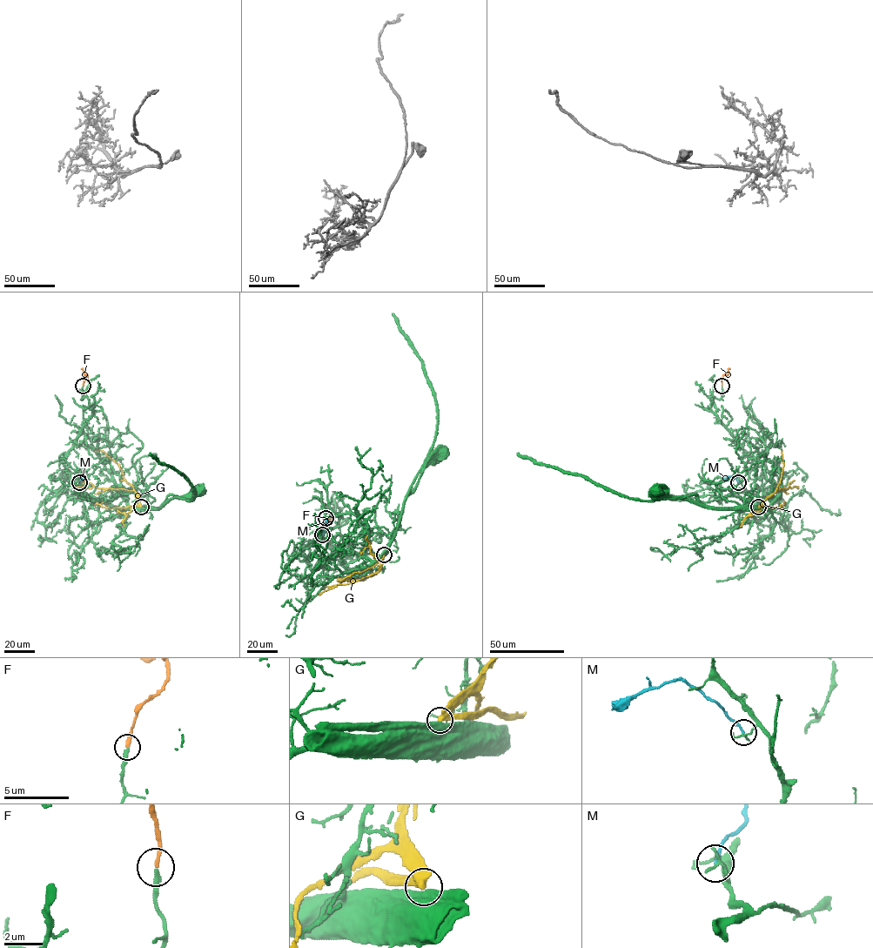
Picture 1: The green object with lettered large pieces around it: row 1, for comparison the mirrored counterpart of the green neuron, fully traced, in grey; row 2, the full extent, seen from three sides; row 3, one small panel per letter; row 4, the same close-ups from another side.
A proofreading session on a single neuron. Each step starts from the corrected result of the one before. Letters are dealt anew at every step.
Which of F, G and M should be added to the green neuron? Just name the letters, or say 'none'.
F

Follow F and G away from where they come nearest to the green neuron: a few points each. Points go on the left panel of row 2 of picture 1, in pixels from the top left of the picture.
F: (83, 386), (87, 376), (81, 369)
G: (141, 507), (138, 495), (133, 490), (93, 487), (75, 488)

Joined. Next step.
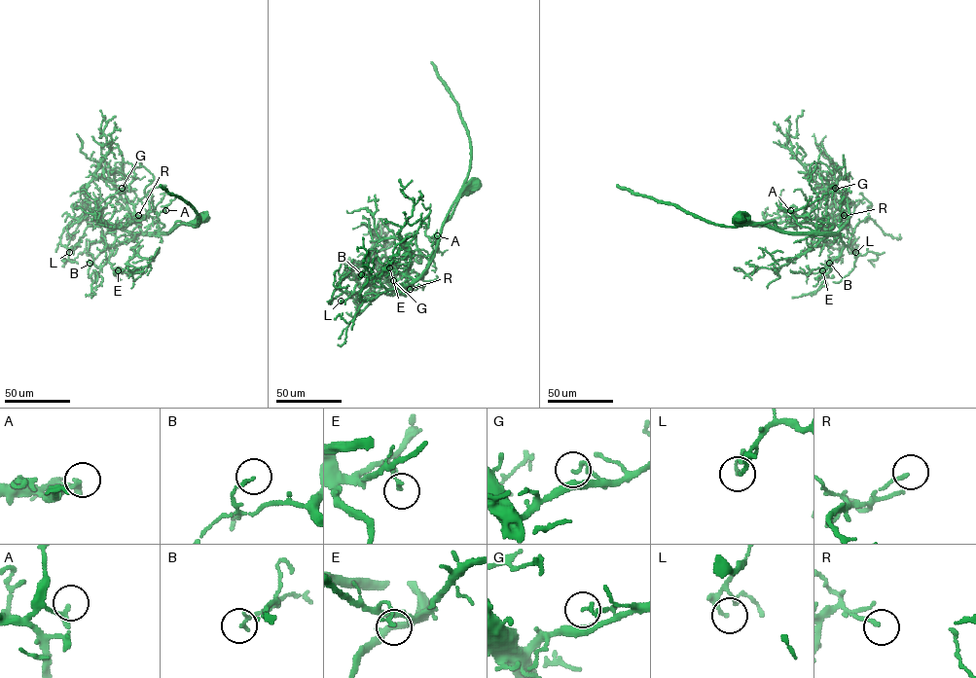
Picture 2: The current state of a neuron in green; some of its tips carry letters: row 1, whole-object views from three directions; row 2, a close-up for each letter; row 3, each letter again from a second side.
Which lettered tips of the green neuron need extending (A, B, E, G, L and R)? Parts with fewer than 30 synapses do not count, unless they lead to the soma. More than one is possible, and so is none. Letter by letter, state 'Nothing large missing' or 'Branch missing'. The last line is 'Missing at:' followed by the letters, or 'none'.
A: Nothing large missing
B: Nothing large missing
E: Nothing large missing
G: Nothing large missing
L: Nothing large missing
R: Nothing large missing
Missing at: none

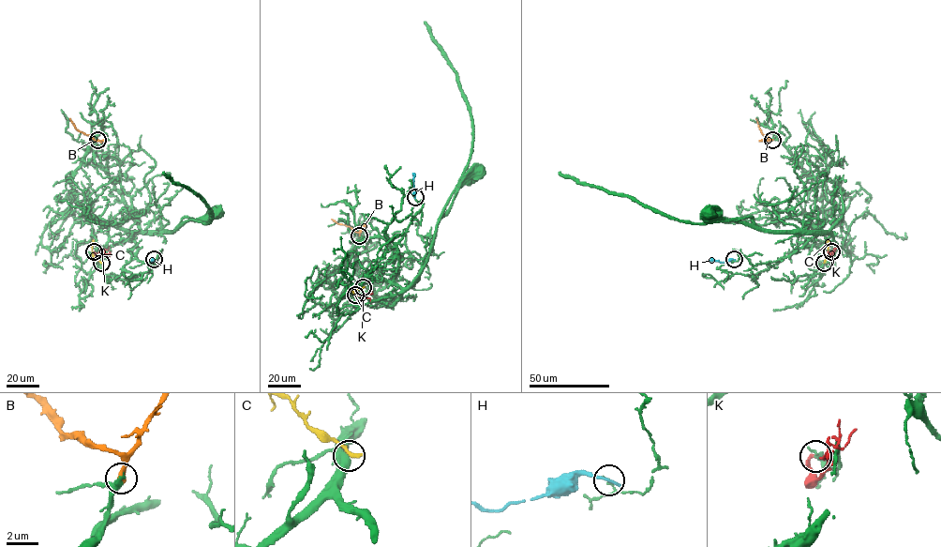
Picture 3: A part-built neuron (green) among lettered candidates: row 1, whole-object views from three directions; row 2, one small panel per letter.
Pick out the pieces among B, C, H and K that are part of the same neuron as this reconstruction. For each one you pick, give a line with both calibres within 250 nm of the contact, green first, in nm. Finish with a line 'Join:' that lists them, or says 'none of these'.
B: calibres 320 and 500 nm
Join: B

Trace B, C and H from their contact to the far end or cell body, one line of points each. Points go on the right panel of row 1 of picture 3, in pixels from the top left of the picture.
B: (772, 140), (763, 134), (756, 118)
C: (824, 263), (828, 253), (828, 239)
H: (734, 260), (722, 263), (710, 260)

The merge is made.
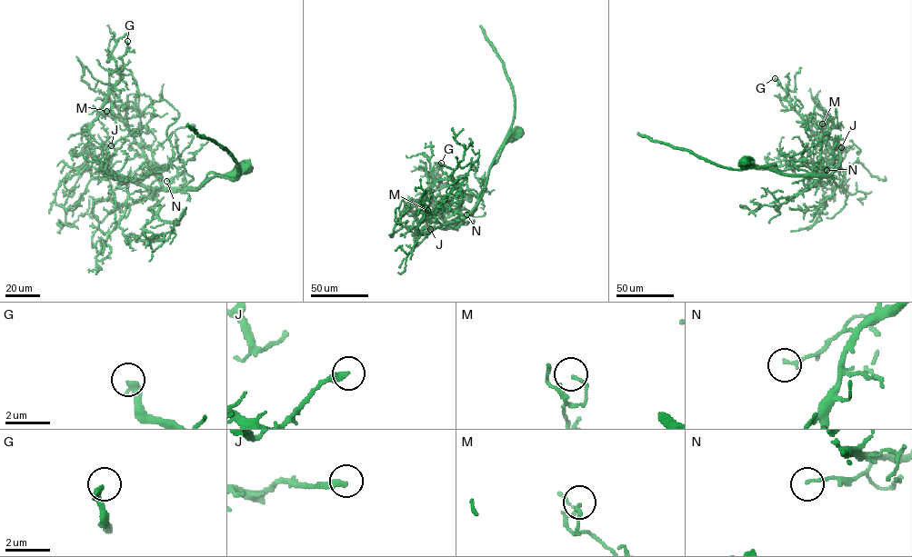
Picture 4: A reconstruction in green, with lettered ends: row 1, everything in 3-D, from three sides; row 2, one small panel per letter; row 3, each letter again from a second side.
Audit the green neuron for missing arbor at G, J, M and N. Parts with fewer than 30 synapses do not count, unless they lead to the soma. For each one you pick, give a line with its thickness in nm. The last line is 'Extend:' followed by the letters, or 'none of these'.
Extend: none of these

